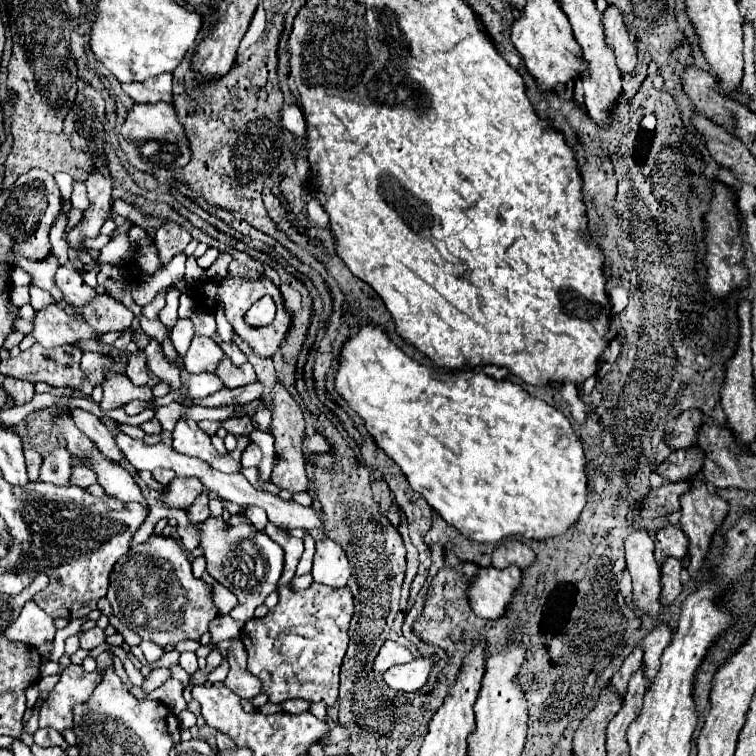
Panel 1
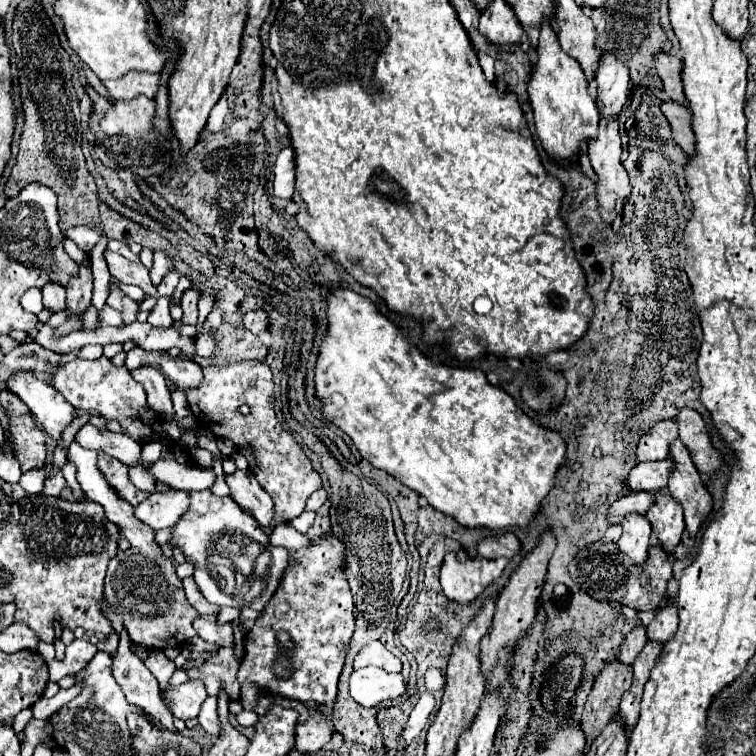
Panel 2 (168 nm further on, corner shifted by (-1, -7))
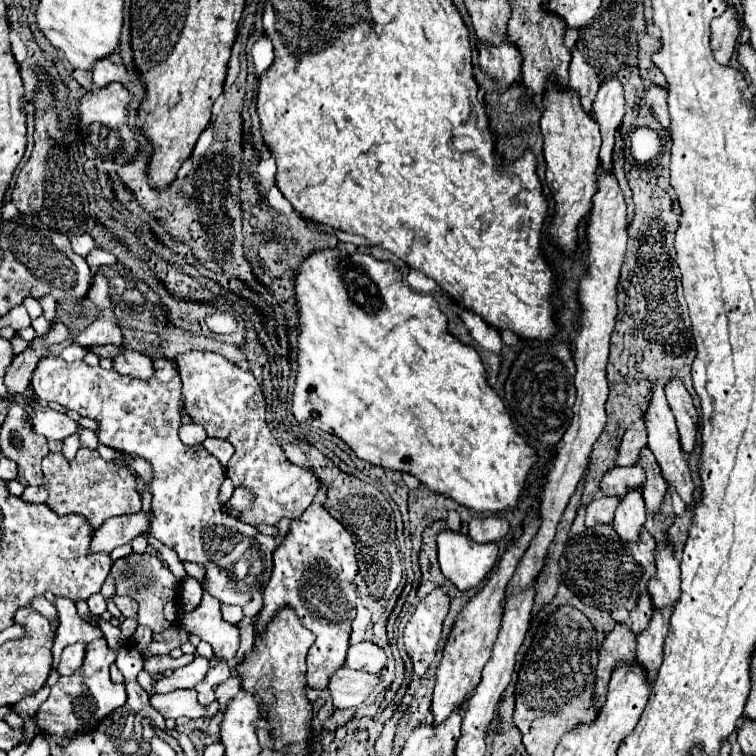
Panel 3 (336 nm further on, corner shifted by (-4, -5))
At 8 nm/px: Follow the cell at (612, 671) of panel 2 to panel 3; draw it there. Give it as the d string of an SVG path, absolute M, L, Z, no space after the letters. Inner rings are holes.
M615 625L615 629L605 637L603 647L599 651L599 665L597 665L597 677L595 677L595 687L593 687L593 703L595 709L599 711L605 703L607 697L607 687L609 679L615 671L617 663L633 663L635 659L635 635L625 625Z

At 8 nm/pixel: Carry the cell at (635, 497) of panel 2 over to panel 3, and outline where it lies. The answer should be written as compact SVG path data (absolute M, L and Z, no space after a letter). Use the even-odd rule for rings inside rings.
M601 497L597 501L593 501L587 509L585 509L585 525L593 527L597 523L611 523L613 521L613 513L617 509L617 505L621 497Z

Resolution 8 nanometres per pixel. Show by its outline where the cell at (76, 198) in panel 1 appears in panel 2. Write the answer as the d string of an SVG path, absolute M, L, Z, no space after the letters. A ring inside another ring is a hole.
M102 231L102 239L96 247L92 249L90 257L92 257L92 277L94 277L94 295L92 295L92 307L100 309L106 299L108 299L108 281L110 281L110 273L108 273L108 265L104 261L104 251L107 248L108 241L106 234Z

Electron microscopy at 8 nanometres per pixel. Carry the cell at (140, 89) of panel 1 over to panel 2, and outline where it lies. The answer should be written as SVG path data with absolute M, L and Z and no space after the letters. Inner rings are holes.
M126 73L120 81L102 81L112 99L134 99L136 95L154 97L158 89L158 75L152 73Z

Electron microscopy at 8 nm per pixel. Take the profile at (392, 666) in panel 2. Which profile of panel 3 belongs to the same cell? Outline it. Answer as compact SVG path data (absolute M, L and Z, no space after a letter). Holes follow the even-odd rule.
M363 641L363 643L357 643L357 645L349 647L347 665L355 667L359 671L365 669L369 673L379 673L387 665L387 655L373 641Z

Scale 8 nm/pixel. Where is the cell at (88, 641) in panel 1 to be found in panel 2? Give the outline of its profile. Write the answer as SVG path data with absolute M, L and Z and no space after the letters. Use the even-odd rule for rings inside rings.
M74 639L72 643L66 645L66 655L62 661L54 659L48 663L50 669L50 681L58 681L62 677L68 675L76 675L78 671L82 671L88 661L96 655L96 645L86 641L86 639Z

